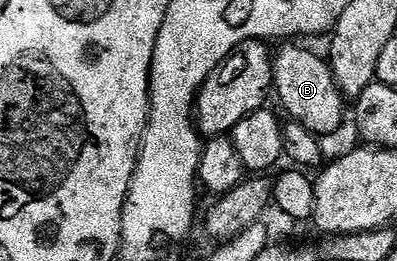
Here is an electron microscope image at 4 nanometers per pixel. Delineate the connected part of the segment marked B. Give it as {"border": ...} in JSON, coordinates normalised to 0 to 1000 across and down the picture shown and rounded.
{"border":[[[718,169],[710,172],[718,180],[708,195],[695,195],[688,226],[685,341],[693,360],[698,345],[698,375],[736,464],[763,475],[763,490],[801,521],[839,513],[869,452],[872,379],[826,234],[811,211],[806,222],[804,211],[748,172],[758,169]]]}

